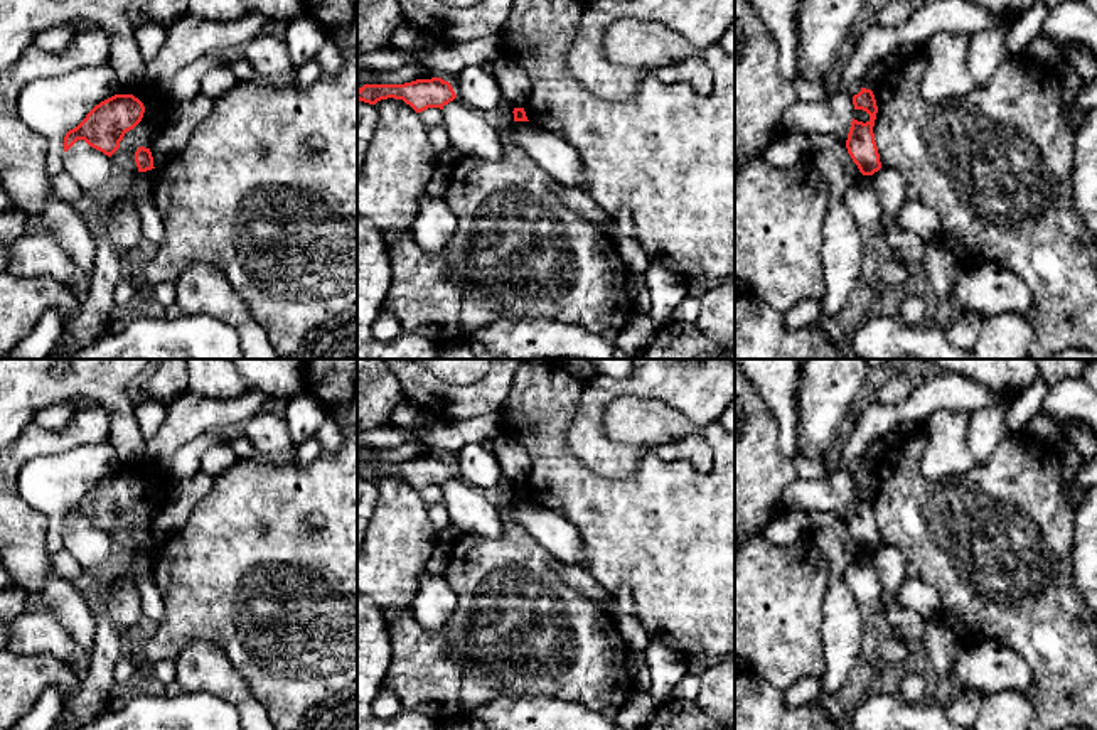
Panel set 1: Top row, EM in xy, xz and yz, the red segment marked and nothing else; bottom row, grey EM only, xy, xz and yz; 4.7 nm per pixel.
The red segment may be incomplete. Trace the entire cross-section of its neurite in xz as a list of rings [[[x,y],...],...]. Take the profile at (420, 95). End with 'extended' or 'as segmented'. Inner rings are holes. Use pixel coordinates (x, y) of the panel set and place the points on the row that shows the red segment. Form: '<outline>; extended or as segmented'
[[[441,78],[416,79],[404,84],[364,84],[357,89],[357,99],[369,105],[388,98],[403,99],[416,113],[421,113],[428,108],[443,110],[457,94],[452,84]]]; as segmented

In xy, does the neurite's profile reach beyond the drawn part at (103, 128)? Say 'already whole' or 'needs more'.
already whole

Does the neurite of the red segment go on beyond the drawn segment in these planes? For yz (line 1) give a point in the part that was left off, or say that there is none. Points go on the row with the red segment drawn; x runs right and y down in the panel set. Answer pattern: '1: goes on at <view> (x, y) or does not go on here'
1: does not go on here

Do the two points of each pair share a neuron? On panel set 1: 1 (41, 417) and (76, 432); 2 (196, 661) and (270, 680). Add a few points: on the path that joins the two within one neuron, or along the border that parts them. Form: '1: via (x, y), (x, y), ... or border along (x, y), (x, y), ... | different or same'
1: border along (76, 410), (61, 430), (44, 429), (34, 420) | different
2: border along (211, 641), (231, 663), (250, 693) | different

